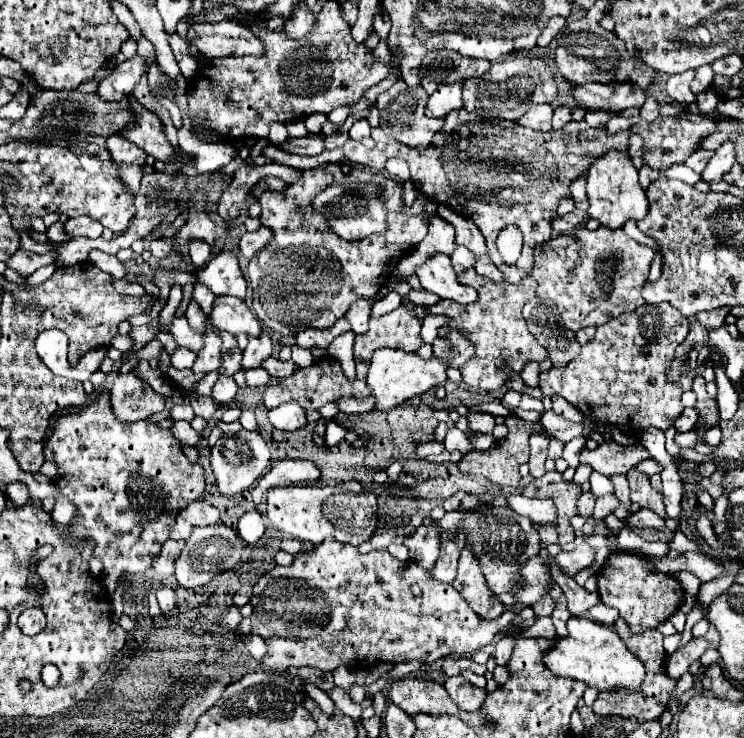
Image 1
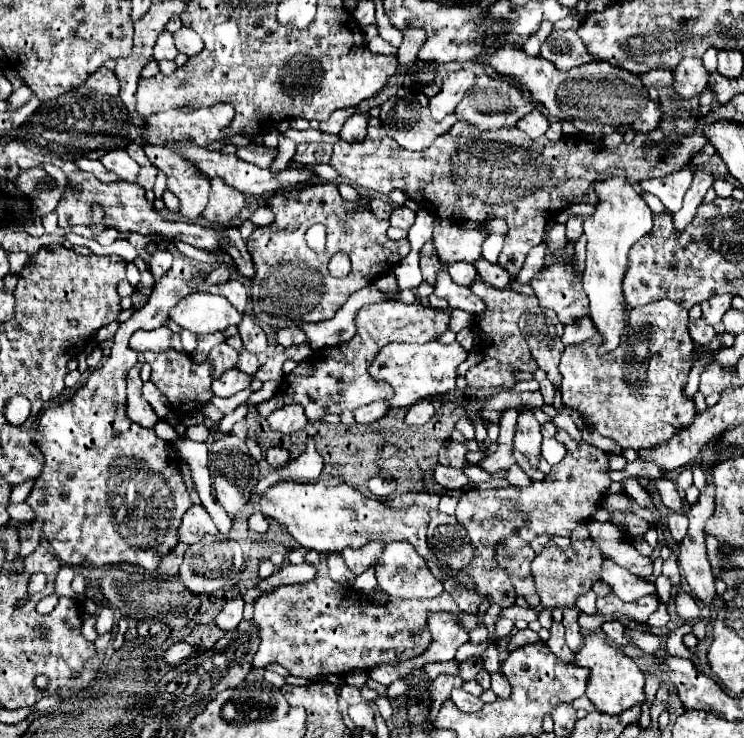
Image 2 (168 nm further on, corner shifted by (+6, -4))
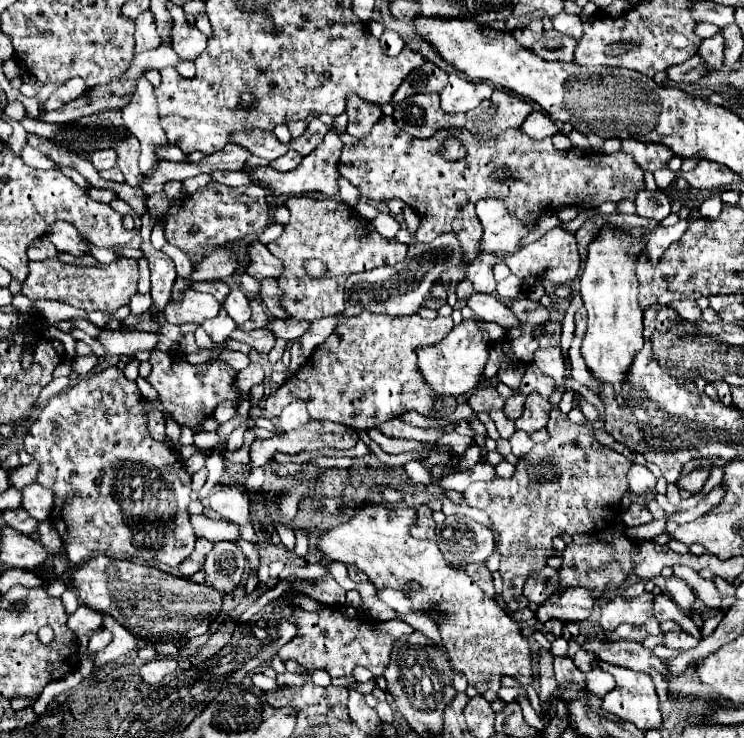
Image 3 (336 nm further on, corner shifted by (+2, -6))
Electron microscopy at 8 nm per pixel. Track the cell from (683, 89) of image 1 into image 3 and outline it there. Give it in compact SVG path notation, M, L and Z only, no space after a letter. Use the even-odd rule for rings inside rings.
M720 33L710 39L702 39L702 45L698 49L698 57L708 65L708 73L714 73L722 67L722 63L724 63L722 53L724 53L724 39Z

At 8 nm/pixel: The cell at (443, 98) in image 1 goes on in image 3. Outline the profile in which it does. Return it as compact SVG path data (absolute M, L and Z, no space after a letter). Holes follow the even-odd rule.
M450 73L448 85L440 93L440 107L446 113L466 113L478 107L484 99L490 99L492 85L490 83L472 83L456 73Z

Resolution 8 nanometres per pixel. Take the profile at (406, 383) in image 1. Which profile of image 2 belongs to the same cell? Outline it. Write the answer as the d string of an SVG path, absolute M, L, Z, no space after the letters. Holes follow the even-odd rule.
M430 341L424 345L410 345L410 343L390 343L386 345L374 359L374 363L368 367L370 375L374 379L382 379L392 385L394 395L388 399L388 405L392 409L398 407L410 407L420 399L428 399L434 395L444 395L456 389L456 369L462 361L466 361L468 351L458 343L438 343Z

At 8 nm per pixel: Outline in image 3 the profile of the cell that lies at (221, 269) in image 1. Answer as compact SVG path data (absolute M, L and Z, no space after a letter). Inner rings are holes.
M232 289L226 295L224 309L238 325L242 325L250 319L250 303L248 303L248 297L244 295L244 291L240 291L240 289Z

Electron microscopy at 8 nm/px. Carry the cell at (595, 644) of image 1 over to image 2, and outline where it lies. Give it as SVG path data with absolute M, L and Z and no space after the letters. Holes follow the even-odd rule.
M592 633L584 639L584 647L580 653L576 653L574 665L578 667L588 667L590 669L590 683L586 697L596 705L598 711L608 713L608 715L618 715L634 705L644 705L646 703L646 693L644 693L644 673L636 667L636 663L620 653L618 649L610 647L600 635Z

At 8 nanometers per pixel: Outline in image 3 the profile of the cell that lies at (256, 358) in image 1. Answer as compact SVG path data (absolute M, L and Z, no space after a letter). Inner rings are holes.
M252 301L250 307L252 307L252 317L250 317L250 321L246 321L246 323L242 325L242 331L246 331L246 333L250 333L250 331L254 331L254 329L260 329L260 327L266 327L266 325L268 325L268 315L264 313L262 305L260 305L258 301Z

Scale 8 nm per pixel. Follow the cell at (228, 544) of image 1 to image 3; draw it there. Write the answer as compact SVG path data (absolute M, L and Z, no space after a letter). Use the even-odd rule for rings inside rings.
M228 543L228 547L218 545L206 555L202 573L206 575L204 585L216 589L218 593L230 593L242 581L244 555L234 543Z

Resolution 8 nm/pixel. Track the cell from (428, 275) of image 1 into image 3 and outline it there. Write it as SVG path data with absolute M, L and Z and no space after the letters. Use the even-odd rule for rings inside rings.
M476 293L476 295L472 295L472 297L466 301L466 305L474 311L476 317L480 317L480 319L484 319L484 321L494 321L494 323L498 323L498 325L502 325L502 327L506 327L506 329L518 325L514 313L512 313L504 303L500 303L498 299L494 299L492 295Z

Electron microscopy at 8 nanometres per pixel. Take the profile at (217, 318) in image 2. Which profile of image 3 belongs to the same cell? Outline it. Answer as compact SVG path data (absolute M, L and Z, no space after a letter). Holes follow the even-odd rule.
M188 291L184 293L184 301L180 301L178 305L168 303L164 307L164 315L172 325L186 325L186 323L202 325L206 319L216 317L220 309L222 309L222 303L214 295Z

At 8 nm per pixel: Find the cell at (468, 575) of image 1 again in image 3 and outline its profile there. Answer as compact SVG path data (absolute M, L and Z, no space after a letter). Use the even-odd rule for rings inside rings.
M552 409L546 429L550 433L550 441L540 443L530 453L522 455L516 465L514 477L510 479L498 477L484 483L472 483L464 491L464 503L486 511L494 529L498 529L500 541L496 543L496 551L500 553L500 575L504 579L502 599L510 611L528 607L528 601L522 595L522 585L532 571L544 567L546 559L554 555L552 539L562 531L570 535L574 533L596 535L600 533L600 529L608 529L610 525L614 525L614 519L620 513L620 499L628 491L626 473L632 461L610 447L602 447L596 441L592 427L576 425L560 409Z

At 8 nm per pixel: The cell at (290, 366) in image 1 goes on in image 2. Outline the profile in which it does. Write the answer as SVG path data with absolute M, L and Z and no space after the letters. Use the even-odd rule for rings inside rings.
M244 347L238 351L238 365L236 365L240 371L248 373L248 375L254 375L258 371L258 357L252 355L250 351L246 351Z

